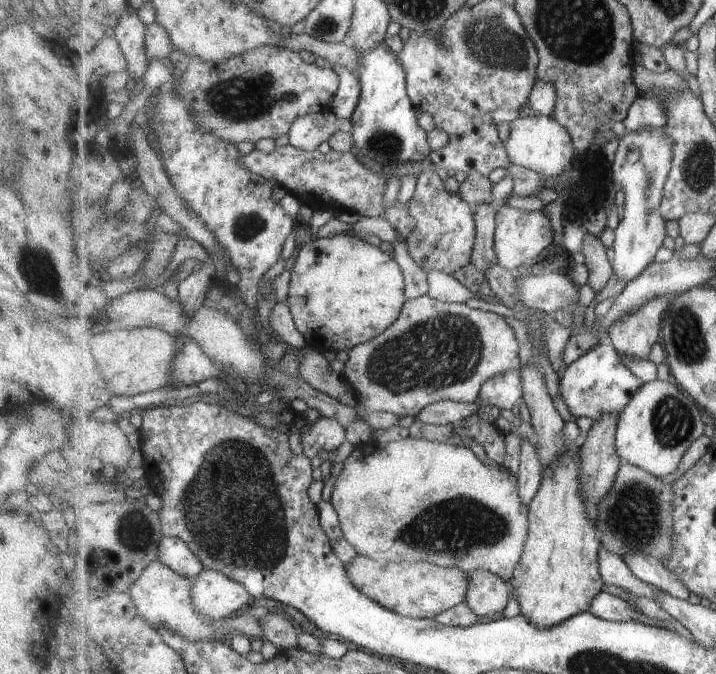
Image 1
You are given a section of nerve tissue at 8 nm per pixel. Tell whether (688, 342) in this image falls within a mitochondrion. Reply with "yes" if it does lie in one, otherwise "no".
yes

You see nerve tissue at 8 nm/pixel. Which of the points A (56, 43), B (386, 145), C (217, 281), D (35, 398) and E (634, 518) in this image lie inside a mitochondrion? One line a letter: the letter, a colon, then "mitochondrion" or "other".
A: other
B: mitochondrion
C: other
D: other
E: mitochondrion

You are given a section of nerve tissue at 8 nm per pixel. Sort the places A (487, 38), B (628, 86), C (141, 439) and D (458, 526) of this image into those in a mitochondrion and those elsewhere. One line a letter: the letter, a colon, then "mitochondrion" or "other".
A: mitochondrion
B: other
C: other
D: mitochondrion

